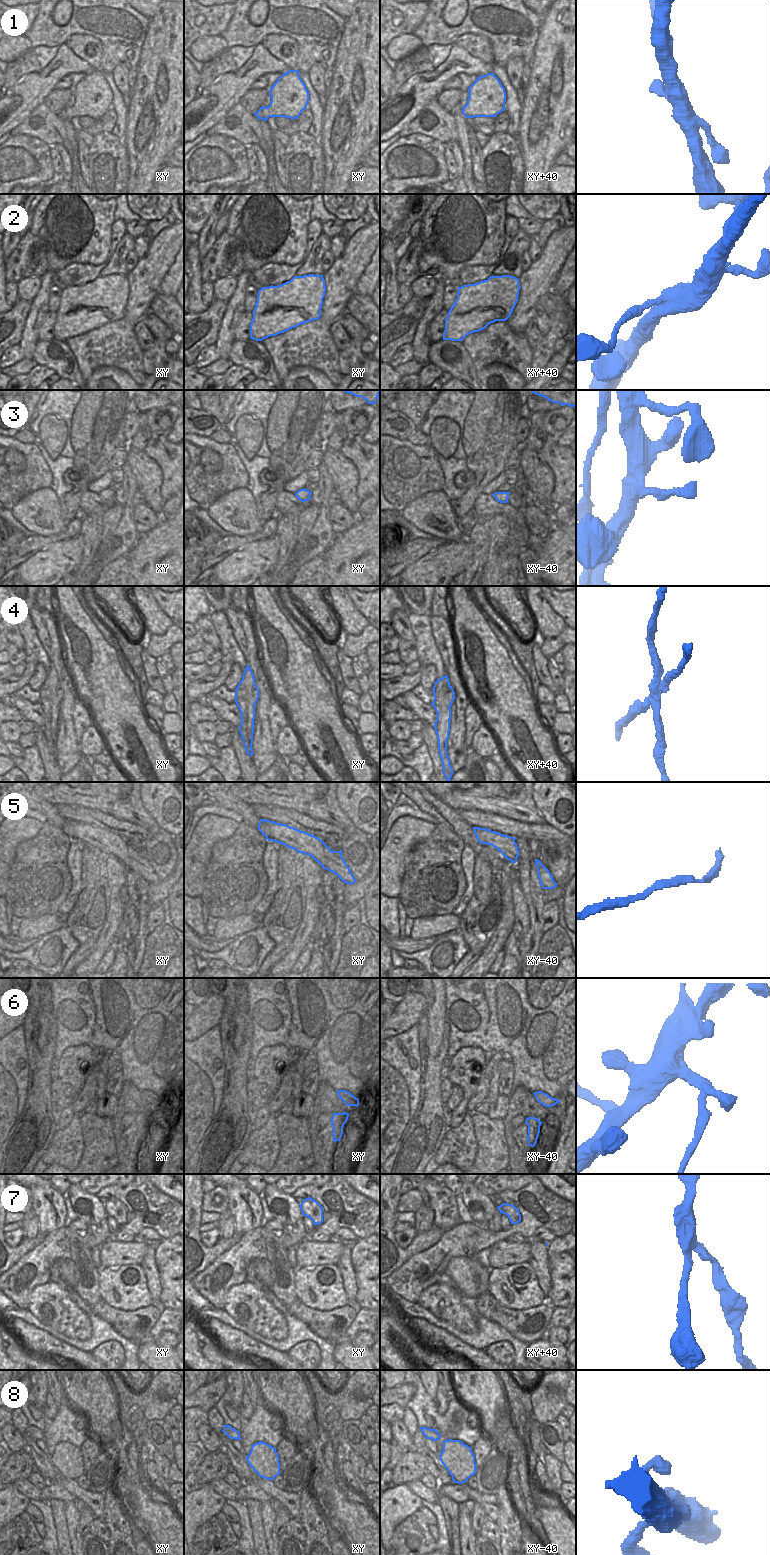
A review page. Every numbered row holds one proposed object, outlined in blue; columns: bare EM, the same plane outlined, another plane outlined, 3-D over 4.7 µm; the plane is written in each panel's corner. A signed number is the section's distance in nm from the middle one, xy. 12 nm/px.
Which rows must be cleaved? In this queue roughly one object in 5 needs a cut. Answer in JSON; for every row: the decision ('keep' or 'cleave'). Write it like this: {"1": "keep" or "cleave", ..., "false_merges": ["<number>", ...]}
{"1": "keep", "2": "cleave", "3": "keep", "4": "cleave", "5": "keep", "6": "cleave", "7": "keep", "8": "keep", "false_merges": ["2", "4", "6"]}

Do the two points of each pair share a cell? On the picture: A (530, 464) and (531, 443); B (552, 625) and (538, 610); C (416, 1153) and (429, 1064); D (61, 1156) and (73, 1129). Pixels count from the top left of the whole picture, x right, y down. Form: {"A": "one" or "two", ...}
{"A": "two", "B": "one", "C": "one", "D": "one"}

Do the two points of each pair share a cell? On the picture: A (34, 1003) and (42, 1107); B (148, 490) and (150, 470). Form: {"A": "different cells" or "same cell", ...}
{"A": "same cell", "B": "same cell"}

